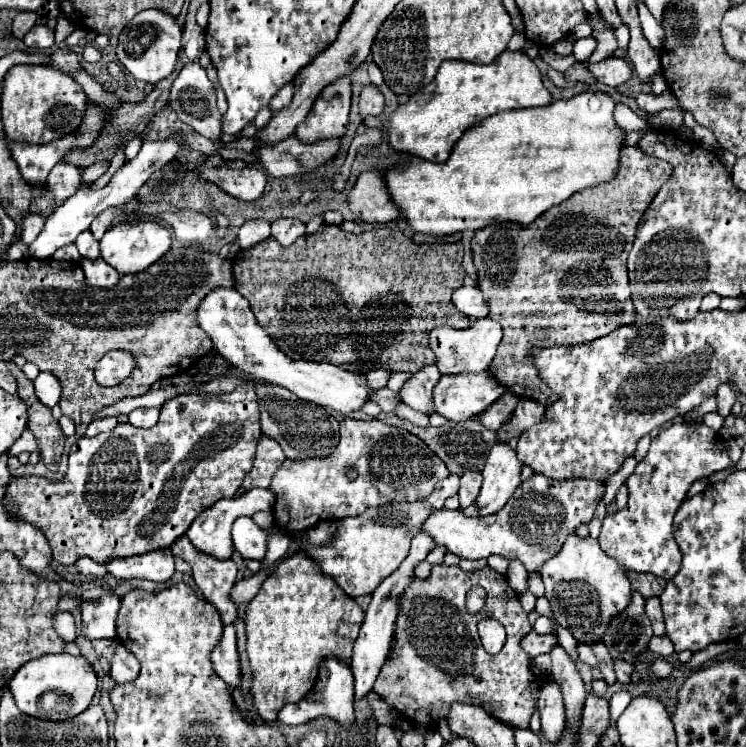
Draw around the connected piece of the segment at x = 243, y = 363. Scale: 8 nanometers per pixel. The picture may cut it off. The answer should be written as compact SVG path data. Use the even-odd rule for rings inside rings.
M216 288L214 292L210 292L200 304L196 316L198 326L212 338L218 354L250 378L266 380L270 384L288 388L298 398L320 404L324 408L332 408L342 416L362 410L362 406L370 400L372 388L366 384L366 376L352 374L348 370L340 370L338 366L328 366L320 362L292 360L286 354L282 354L272 342L272 338L268 338L268 334L260 330L248 300L234 288Z

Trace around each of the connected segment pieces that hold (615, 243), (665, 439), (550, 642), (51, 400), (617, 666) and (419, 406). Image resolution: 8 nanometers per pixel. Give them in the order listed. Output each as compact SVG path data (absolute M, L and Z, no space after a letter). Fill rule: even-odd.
M624 146L620 154L620 174L616 174L612 182L574 194L568 202L550 208L528 226L502 222L474 234L472 256L478 268L478 288L490 304L490 318L504 328L504 338L492 360L490 372L510 392L520 398L536 400L542 406L550 406L558 400L558 394L536 376L538 370L530 358L532 348L584 344L636 322L636 310L628 288L626 258L612 258L612 254L628 254L636 236L636 226L656 192L666 182L666 174L672 174L668 162L650 158L640 148Z
M684 422L662 430L652 440L646 458L626 480L630 488L628 506L616 516L606 516L598 536L600 548L626 570L650 572L670 580L680 570L680 548L672 538L672 516L694 480L728 469L730 464L727 452L720 452L720 440L712 428L700 422Z
M530 630L530 632L524 636L524 640L522 640L522 648L524 648L532 658L536 658L536 656L540 656L540 654L552 652L552 648L556 646L556 640L558 640L558 636L556 636L554 632L538 634L538 632Z
M40 372L38 378L34 380L34 386L36 386L36 396L38 396L38 400L40 400L44 406L52 408L52 406L58 404L62 390L60 390L60 382L58 382L56 376Z
M614 660L614 670L616 670L616 676L618 676L618 684L622 684L622 686L626 686L626 684L630 684L630 676L632 676L632 672L634 672L634 668L626 662L618 662L618 660Z
M434 364L426 366L424 370L416 372L400 390L404 404L410 408L422 412L422 414L434 414L434 402L432 402L432 390L440 380L440 372Z

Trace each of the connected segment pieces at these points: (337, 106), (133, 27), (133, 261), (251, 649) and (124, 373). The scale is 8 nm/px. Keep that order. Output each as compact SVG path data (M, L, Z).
M342 76L328 84L312 104L308 118L298 124L296 136L304 142L344 136L348 126L350 100L352 100L350 76Z
M142 10L124 26L116 46L116 58L136 80L156 84L158 80L170 76L174 70L180 50L180 36L180 26L172 16L160 10Z
M138 222L130 226L114 226L110 232L104 234L100 242L102 260L114 266L120 274L134 274L148 268L152 262L162 258L170 250L170 230L160 226L158 222Z
M304 550L294 552L284 558L276 570L266 578L260 592L248 604L246 610L246 632L248 632L248 658L254 670L252 696L254 706L262 720L274 722L284 704L300 702L316 684L320 662L324 658L336 656L340 662L350 666L352 644L358 638L358 630L364 618L364 610L356 604L354 598L346 596L336 582L322 572L316 560L312 560Z
M110 350L94 368L94 378L100 386L116 386L136 368L134 356L124 350Z

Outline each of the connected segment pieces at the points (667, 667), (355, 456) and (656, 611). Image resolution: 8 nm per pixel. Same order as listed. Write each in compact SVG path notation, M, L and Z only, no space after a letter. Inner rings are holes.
M659 658L650 663L648 672L657 678L665 678L671 675L673 668L674 667L670 663Z
M344 418L340 422L340 442L332 456L328 458L308 458L308 460L286 460L274 474L270 490L276 494L274 502L274 520L280 530L296 534L308 530L322 520L342 520L348 516L360 516L372 506L382 506L386 502L414 502L424 500L432 494L434 486L448 476L446 464L414 434L404 428L388 426L380 420L354 420ZM346 466L356 466L358 478L348 480L344 470Z
M648 598L648 600L646 600L646 614L648 614L650 622L652 622L654 636L664 636L664 634L666 634L666 628L664 628L664 614L662 614L660 600L658 600L658 598Z

